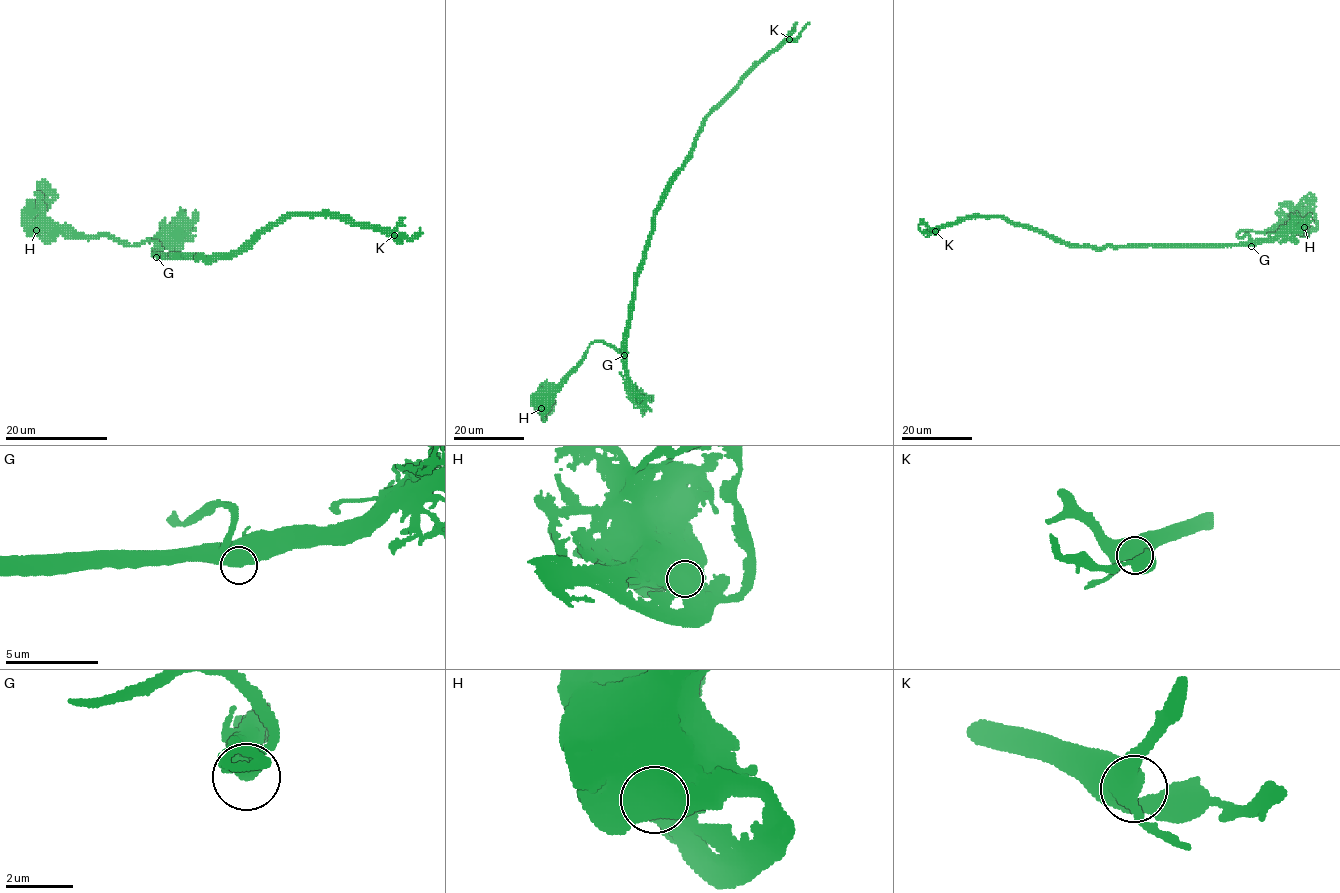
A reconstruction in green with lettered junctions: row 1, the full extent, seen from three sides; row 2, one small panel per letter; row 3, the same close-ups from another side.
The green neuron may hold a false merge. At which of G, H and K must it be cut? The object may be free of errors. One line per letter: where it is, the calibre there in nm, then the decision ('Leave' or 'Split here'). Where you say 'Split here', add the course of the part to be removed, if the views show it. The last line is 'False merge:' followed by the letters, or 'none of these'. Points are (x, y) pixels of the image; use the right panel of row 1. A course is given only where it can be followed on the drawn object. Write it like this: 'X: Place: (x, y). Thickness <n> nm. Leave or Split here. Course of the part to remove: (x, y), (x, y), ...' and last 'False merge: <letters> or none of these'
G: Place: (1251, 246). Thickness 700 nm. Leave
H: Place: (1304, 227). Thickness 1450 nm. Leave
K: Place: (935, 231). Thickness 550 nm. Leave
False merge: none of these

